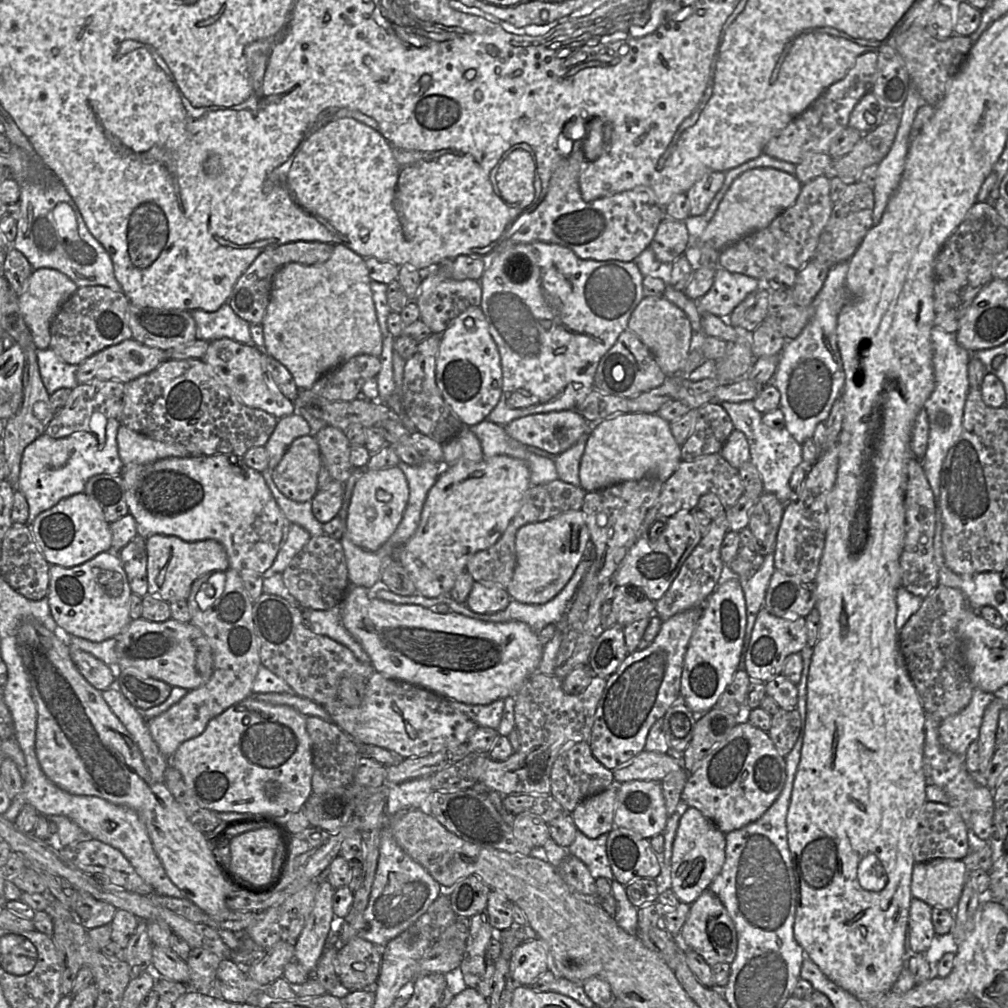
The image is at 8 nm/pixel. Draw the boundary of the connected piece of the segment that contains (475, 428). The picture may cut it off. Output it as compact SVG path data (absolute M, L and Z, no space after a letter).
M544 242L508 245L489 259L484 273L480 279L482 286L480 308L486 316L489 332L495 341L500 354L502 367L502 393L497 405L490 412L488 417L480 423L469 427L480 441L484 458L505 455L524 461L529 468L530 484L532 486L545 484L558 479L555 462L552 458L539 456L531 452L529 448L525 446L525 444L522 444L510 437L506 433L504 426L515 419L531 414L576 409L576 407L586 398L591 390L594 389L594 375L600 359L615 344L619 335L628 329L628 321L632 312L644 298L642 289L643 277L644 275L641 274L641 271L639 270L635 261L624 262L620 260L598 261L593 259L582 259L578 257L571 249L565 246Z

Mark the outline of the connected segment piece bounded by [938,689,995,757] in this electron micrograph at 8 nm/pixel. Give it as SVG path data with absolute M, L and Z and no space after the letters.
M974 689L969 704L941 722L938 737L942 746L964 757L969 745L978 740L984 712L994 697L994 693Z

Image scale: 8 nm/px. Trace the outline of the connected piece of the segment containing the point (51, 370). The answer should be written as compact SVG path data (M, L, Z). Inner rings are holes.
M51 348L37 349L40 376L48 394L60 388L73 389L79 385L76 379L78 365L64 362Z

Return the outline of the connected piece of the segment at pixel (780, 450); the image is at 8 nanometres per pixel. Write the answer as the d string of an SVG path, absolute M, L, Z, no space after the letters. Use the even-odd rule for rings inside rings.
M753 401L739 403L721 402L721 406L730 416L734 429L741 431L747 438L750 450L750 461L757 468L764 487L764 492L774 494L784 505L789 502L789 481L796 467L803 464L802 447L787 431L773 429L762 421L762 413L754 406Z

